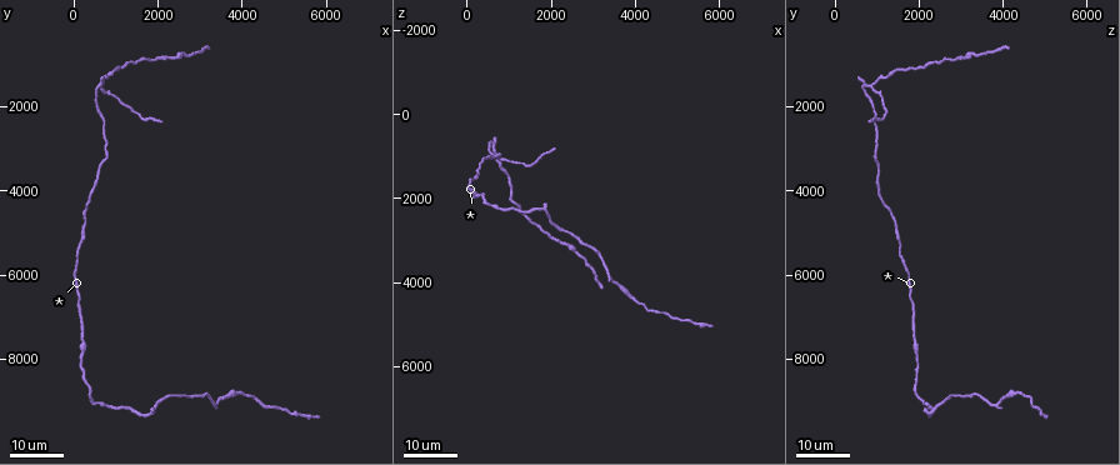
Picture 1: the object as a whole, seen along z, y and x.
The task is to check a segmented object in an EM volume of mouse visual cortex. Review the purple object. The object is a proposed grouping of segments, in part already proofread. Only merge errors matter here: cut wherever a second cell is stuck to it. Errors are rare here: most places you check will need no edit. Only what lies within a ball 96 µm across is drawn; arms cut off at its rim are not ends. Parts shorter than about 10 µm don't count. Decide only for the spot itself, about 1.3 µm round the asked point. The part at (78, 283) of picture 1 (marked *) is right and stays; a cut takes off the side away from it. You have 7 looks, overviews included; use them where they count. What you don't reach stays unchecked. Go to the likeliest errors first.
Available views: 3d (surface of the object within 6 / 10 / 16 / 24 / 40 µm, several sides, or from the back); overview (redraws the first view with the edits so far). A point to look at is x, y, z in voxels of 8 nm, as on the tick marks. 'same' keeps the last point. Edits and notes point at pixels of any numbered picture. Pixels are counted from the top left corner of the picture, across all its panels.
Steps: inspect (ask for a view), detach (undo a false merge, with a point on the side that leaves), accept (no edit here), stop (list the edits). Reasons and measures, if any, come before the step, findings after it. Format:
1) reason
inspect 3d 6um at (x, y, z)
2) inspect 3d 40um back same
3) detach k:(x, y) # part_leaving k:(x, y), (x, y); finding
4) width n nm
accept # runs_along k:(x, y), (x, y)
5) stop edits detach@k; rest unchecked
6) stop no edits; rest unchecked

sudden change in width
inspect 3d 16um at (3900, 8800, 4300)

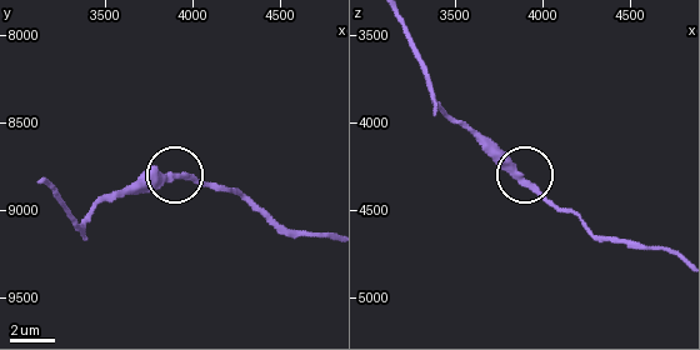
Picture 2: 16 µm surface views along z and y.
closer look
inspect 3d 10um at (3880, 8820, 4320)

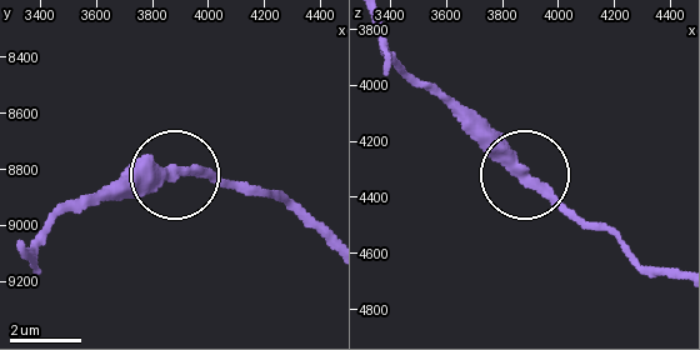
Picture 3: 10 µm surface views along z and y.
accept # runs_along 3:(21, 244), (60, 214), (185, 175), (245, 184); one cell here

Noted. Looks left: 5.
calibre changes
inspect 3d 16um at (2600, 700, 3300)

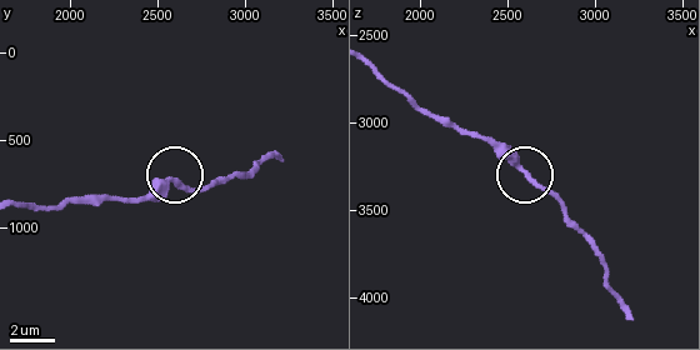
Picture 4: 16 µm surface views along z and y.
zoom in
inspect 3d 10um at (2580, 740, 3260)

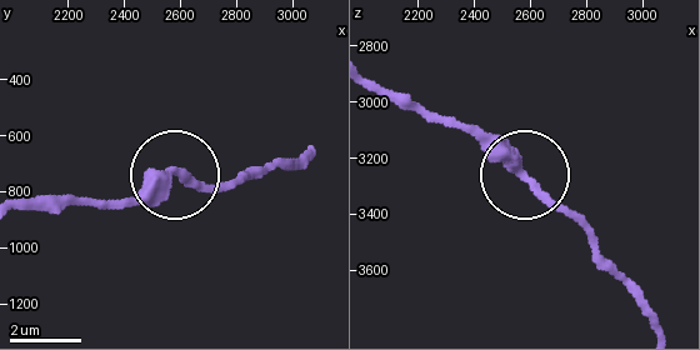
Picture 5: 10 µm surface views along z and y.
width 330 nm
accept # runs_along 5:(21, 206), (129, 206), (183, 170), (233, 189); one cell here

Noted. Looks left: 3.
narrows sharply
inspect 3d 24um at (500, 9000, 2200)

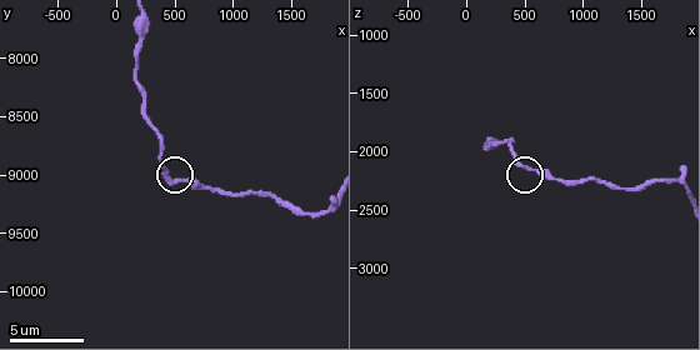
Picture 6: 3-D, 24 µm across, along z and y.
closer look
inspect 3d 10um at (540, 9060, 2160)

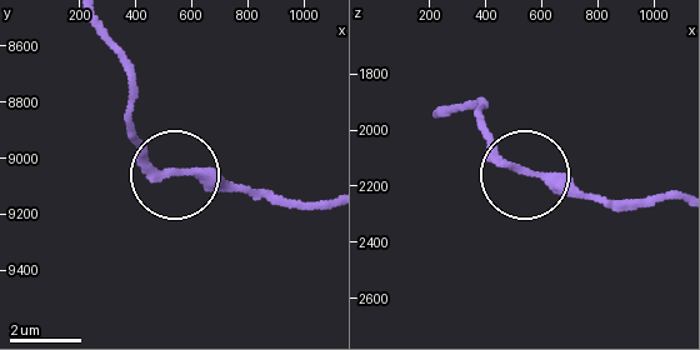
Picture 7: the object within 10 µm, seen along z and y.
accept # runs_along 7:(94, 28), (120, 63), (129, 135), (153, 161), (275, 198); one cell here

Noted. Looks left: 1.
stop no edits; rest unchecked

